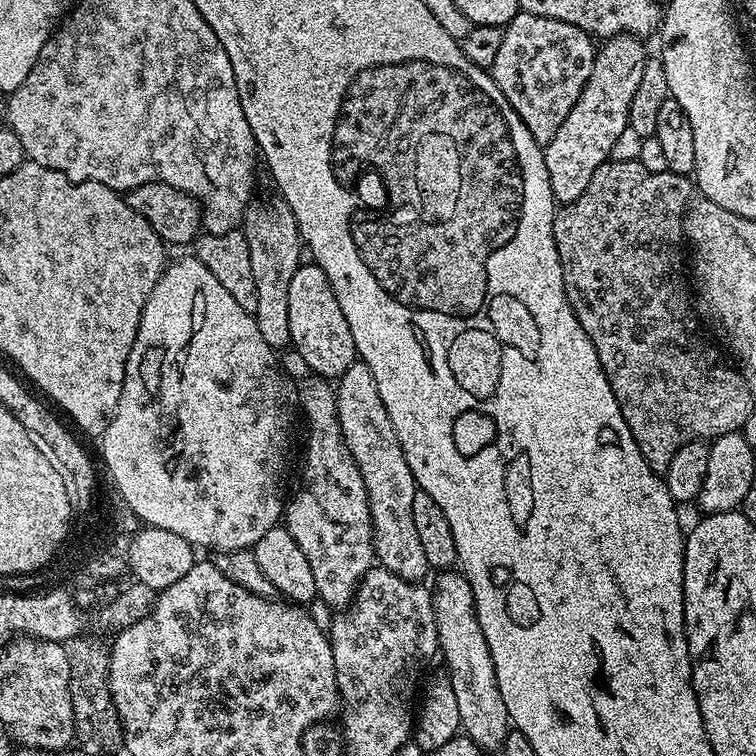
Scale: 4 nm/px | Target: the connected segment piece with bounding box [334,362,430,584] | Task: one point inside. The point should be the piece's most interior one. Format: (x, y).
(365, 427)

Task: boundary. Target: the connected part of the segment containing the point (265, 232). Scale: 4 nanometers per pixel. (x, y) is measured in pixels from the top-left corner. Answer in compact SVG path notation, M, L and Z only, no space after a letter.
M273 198L269 204L253 202L244 211L242 231L246 246L250 246L250 267L254 286L258 290L258 334L266 338L273 350L283 350L292 343L290 338L290 278L300 269L302 237L294 214L285 200Z

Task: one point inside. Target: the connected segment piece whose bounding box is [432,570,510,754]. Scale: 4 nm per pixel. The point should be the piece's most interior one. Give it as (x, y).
(483, 717)

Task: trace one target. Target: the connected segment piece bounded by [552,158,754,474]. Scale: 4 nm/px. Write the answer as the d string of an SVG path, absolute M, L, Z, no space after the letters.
M609 158L605 164L598 166L598 170L594 170L594 174L590 178L590 186L586 186L586 190L583 192L583 194L580 195L574 203L563 205L563 207L557 211L555 218L552 220L552 229L554 230L554 246L558 250L558 258L560 259L560 265L562 266L562 282L564 283L564 293L568 299L568 304L574 310L574 314L578 318L578 322L582 326L582 330L586 330L586 334L590 338L590 342L594 342L594 350L598 354L598 362L604 367L604 373L610 382L610 390L614 390L614 398L622 410L622 418L626 418L626 426L630 426L630 434L634 434L634 442L638 446L638 450L642 450L642 458L646 458L646 466L650 466L650 470L652 472L658 472L661 474L668 469L670 466L670 461L672 461L674 458L674 454L678 454L678 450L682 450L682 446L686 446L691 440L703 440L705 442L711 442L718 436L725 436L731 432L739 432L741 429L743 429L746 418L750 418L750 414L754 411L754 397L752 397L750 394L750 386L748 383L746 383L746 381L744 381L743 371L736 366L731 368L731 366L728 365L722 357L720 357L721 349L719 347L716 349L710 341L704 340L703 334L700 333L701 321L698 319L698 312L694 307L693 297L692 300L690 297L688 297L688 288L690 292L690 284L685 276L686 237L684 234L684 217L690 207L690 201L693 199L692 192L694 196L694 184L688 176L679 176L678 174L674 174L670 171L651 172L650 170L646 170L646 166L642 166L640 164L639 159L632 161L614 161Z

